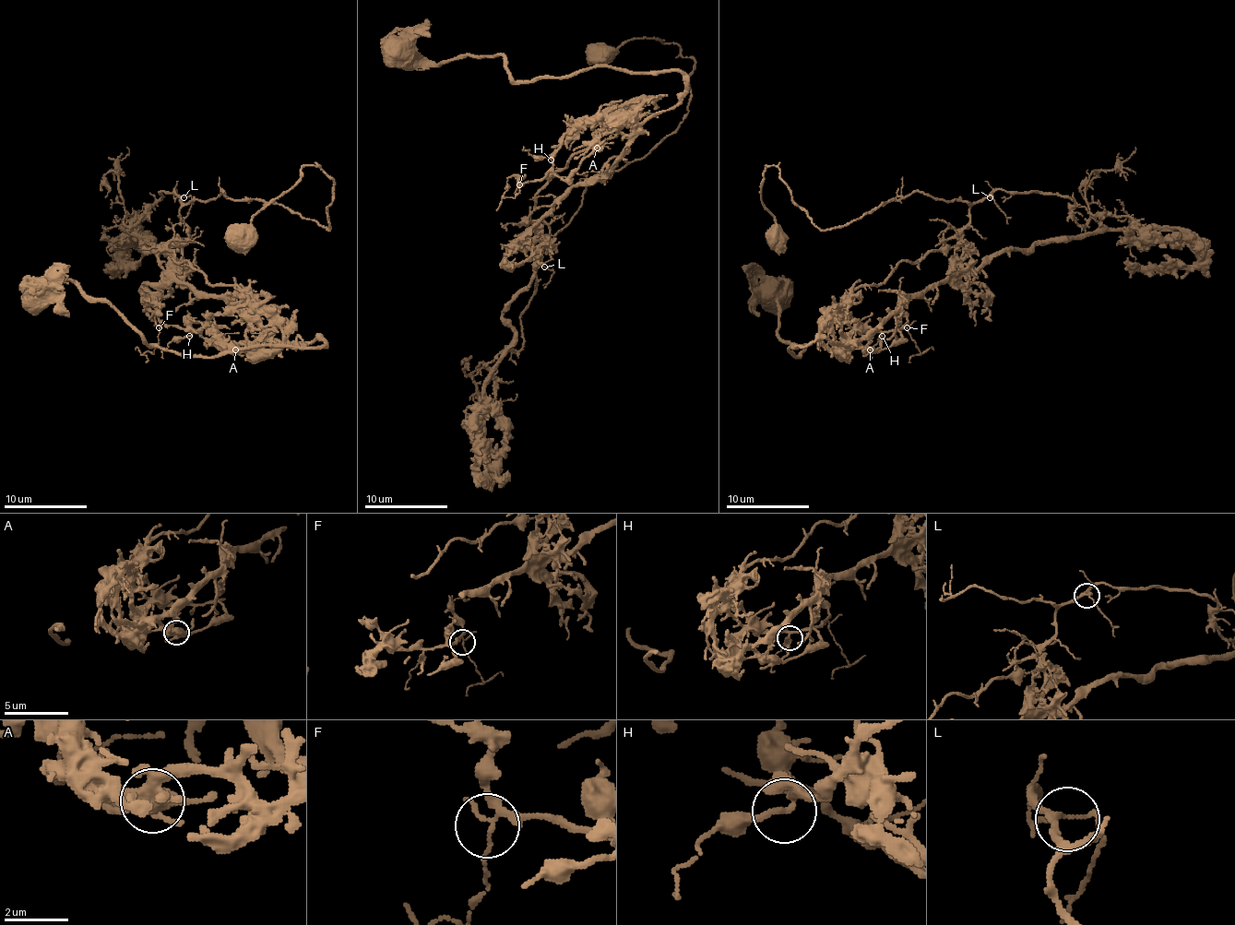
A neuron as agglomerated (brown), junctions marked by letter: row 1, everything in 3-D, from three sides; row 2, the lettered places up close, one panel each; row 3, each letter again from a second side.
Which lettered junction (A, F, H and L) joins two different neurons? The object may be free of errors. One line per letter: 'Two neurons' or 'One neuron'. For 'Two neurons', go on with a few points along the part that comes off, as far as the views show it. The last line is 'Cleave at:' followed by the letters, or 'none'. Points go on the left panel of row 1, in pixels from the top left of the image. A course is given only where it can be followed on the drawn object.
A: Two neurons. Course of the part to remove: (235, 350), (192, 332), (242, 294), (175, 259), (179, 209), (328, 231), (332, 178), (302, 168), (237, 253)
F: One neuron
H: One neuron
L: One neuron
Cleave at: A

